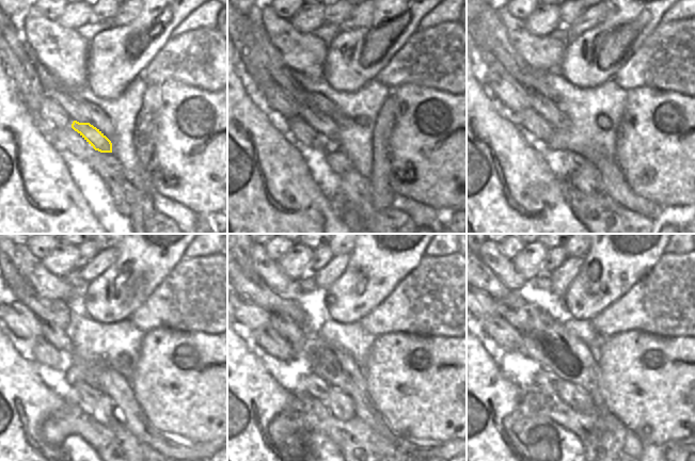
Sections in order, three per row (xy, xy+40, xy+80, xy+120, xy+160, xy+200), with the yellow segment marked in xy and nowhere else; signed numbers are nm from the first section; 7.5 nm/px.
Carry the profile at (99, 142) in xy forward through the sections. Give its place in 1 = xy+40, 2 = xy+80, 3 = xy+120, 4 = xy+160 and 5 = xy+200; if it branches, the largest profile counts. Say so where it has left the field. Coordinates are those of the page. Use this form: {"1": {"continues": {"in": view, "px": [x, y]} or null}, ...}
{"1": {"continues": {"in": "xy+40", "px": [322, 124]}}, "2": {"continues": {"in": "xy+80", "px": [545, 107]}}, "3": {"continues": {"in": "xy+120", "px": [56, 335]}}, "4": {"continues": {"in": "xy+160", "px": [288, 330]}}, "5": {"continues": {"in": "xy+200", "px": [518, 318]}}}

